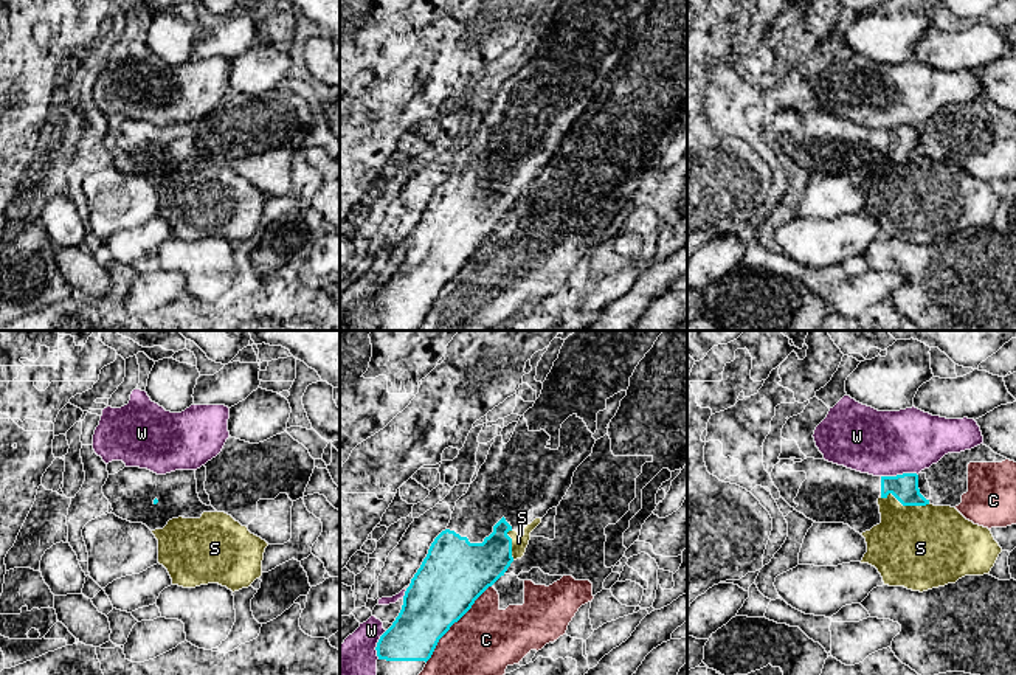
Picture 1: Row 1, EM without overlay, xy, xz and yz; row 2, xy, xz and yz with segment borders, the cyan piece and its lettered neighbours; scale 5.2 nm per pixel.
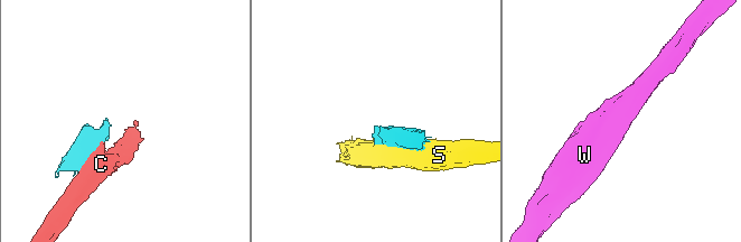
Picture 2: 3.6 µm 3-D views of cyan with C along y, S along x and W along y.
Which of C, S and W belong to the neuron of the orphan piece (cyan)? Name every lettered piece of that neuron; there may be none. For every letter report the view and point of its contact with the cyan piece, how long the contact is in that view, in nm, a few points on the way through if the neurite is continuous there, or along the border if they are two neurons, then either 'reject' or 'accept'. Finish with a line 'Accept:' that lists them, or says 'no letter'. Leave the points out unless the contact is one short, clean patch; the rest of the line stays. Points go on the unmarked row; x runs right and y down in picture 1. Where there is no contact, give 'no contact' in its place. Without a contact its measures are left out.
C: contact xz (453, 275); length 500 nm; reject
S: contact yz (905, 157); length 260 nm; reject
W: contact yz (898, 128); length 190 nm; reject
Accept: no letter

